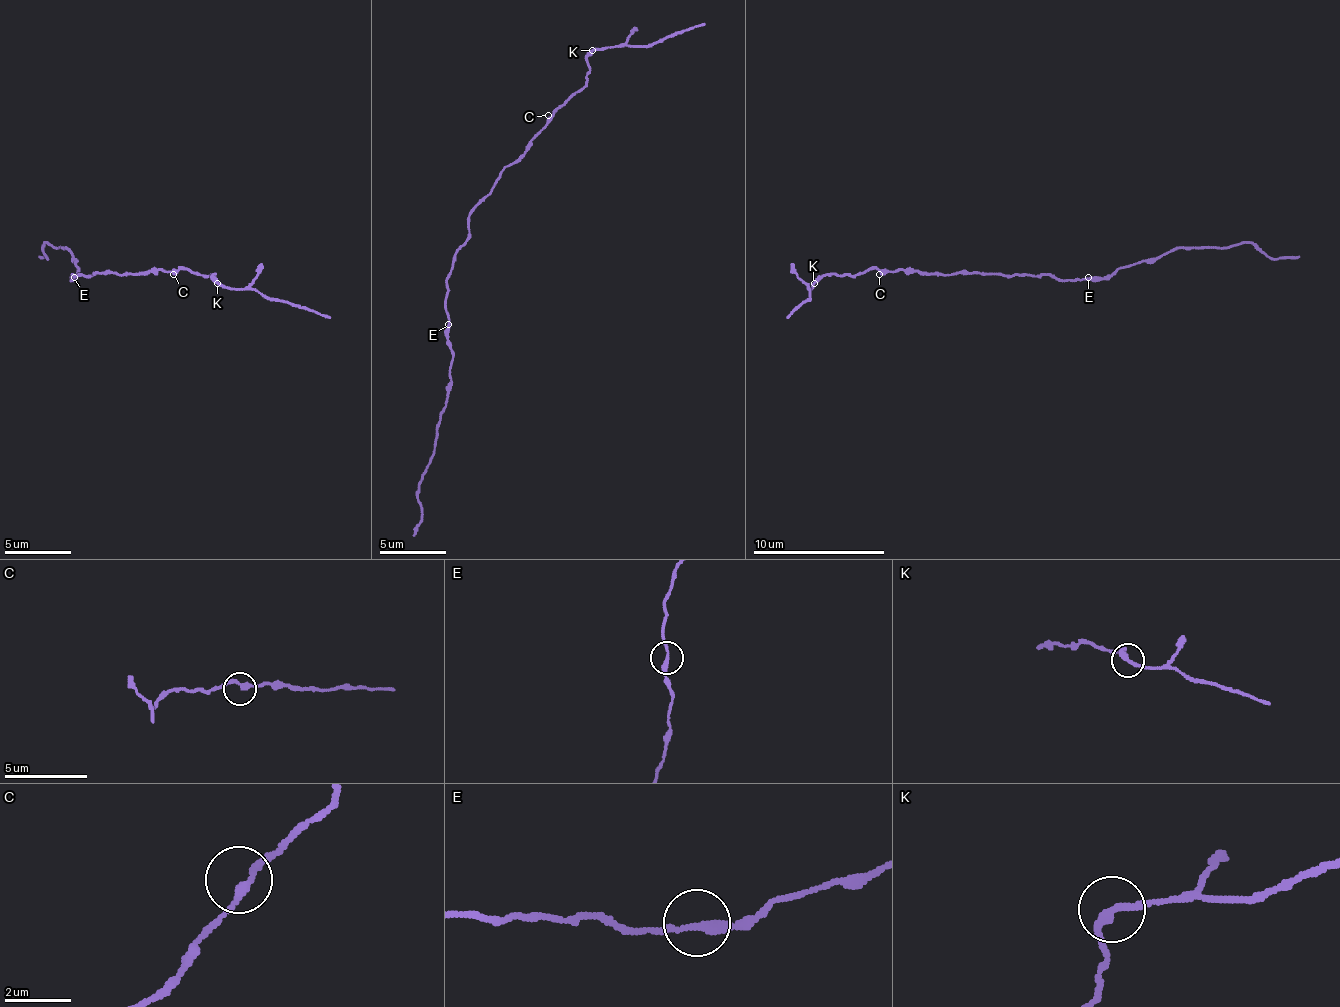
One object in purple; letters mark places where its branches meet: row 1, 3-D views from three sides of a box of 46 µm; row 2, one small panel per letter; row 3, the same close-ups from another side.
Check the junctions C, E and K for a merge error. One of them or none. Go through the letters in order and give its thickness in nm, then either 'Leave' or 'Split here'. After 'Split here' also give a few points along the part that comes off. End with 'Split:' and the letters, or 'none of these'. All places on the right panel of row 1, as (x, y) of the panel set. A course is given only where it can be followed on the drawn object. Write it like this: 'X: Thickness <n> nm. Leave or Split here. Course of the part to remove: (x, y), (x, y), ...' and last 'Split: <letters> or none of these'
C: Thickness 240 nm. Leave
E: Thickness 240 nm. Leave
K: Thickness 240 nm. Split here. Course of the part to remove: (813, 284), (806, 300), (786, 317)
Split: K

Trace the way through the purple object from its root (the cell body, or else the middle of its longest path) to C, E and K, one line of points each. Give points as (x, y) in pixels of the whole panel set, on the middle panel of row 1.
C: (468, 222), (468, 212), (491, 188), (495, 178), (525, 152), (525, 145), (548, 122), (548, 115)
E: (468, 222), (468, 238), (455, 255), (448, 278), (448, 294), (445, 298), (448, 324)
K: (468, 222), (468, 212), (491, 188), (495, 178), (584, 86), (591, 49)

